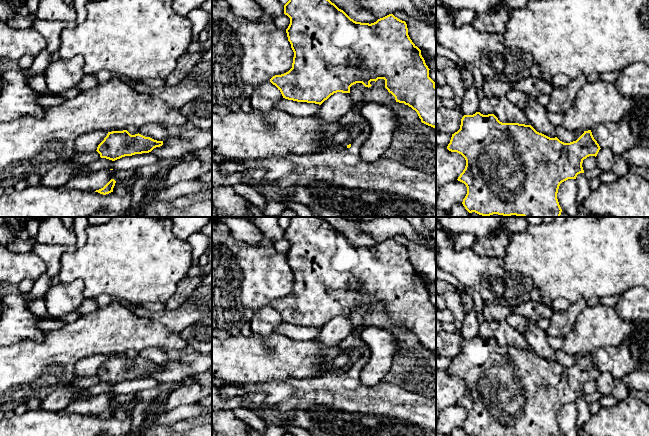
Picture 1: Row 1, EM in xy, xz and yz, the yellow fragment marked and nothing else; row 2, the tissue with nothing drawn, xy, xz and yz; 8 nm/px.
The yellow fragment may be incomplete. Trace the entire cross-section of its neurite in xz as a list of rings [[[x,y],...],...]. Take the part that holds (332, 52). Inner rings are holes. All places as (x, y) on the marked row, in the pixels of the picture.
[[[289,0],[284,5],[284,14],[290,18],[286,33],[294,52],[292,68],[270,79],[283,98],[321,105],[334,93],[350,93],[350,87],[356,83],[362,83],[369,88],[372,86],[371,81],[384,79],[385,88],[395,97],[396,102],[404,103],[415,110],[422,123],[436,127],[435,82],[429,77],[430,69],[421,55],[421,50],[408,35],[405,21],[389,14],[371,24],[356,22],[330,0]]]

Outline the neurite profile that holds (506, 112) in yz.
[[[485,96],[479,102],[479,112],[483,115],[494,114],[502,123],[531,125],[524,110],[511,103],[506,96]]]

